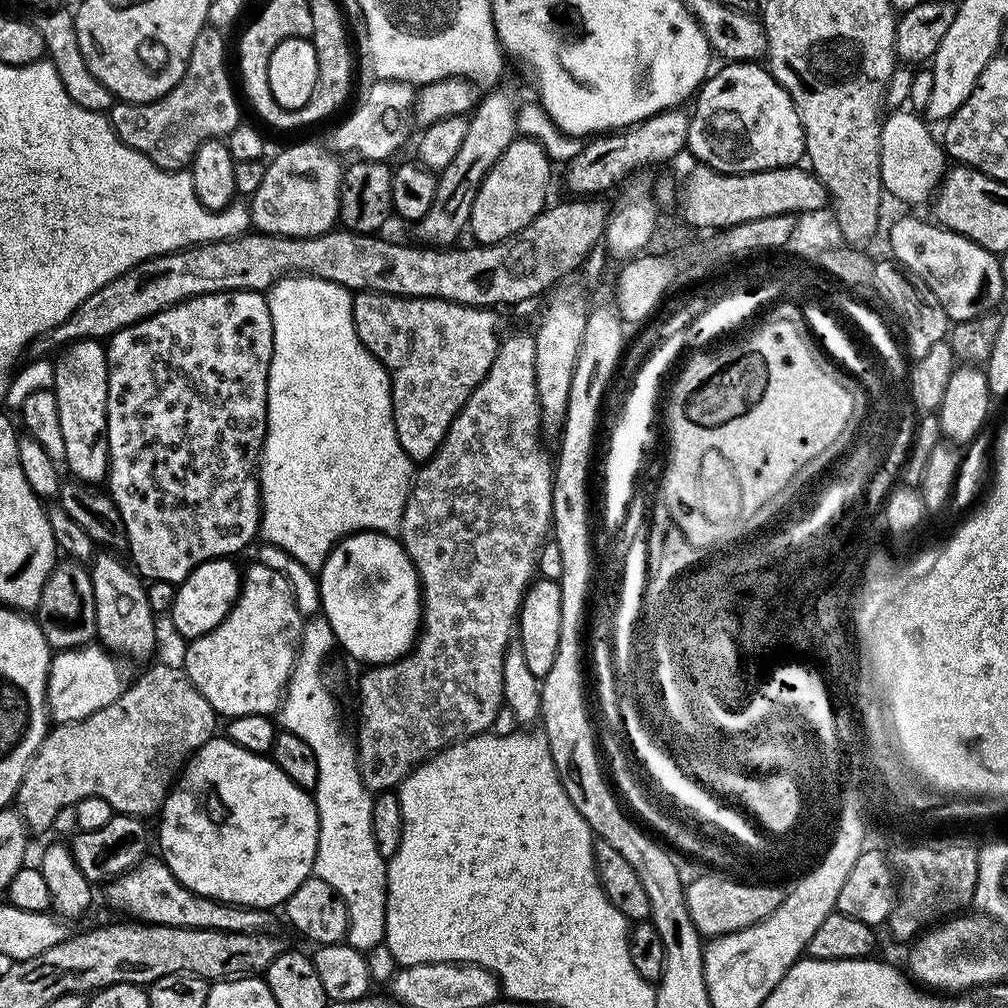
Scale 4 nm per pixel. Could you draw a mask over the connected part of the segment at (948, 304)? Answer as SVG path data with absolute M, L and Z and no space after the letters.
M900 216L889 226L888 248L892 251L891 259L927 288L928 293L942 306L942 310L946 310L949 321L978 318L983 312L993 311L997 307L996 303L1003 298L1006 288L1000 256L988 248L983 248L978 242L929 220L919 220L916 216Z

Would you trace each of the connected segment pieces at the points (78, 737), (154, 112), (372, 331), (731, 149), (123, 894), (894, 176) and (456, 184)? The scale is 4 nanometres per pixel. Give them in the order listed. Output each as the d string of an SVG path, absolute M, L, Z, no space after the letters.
M156 664L148 668L136 681L125 687L123 694L106 710L97 710L90 718L78 722L66 722L49 727L44 741L26 766L26 774L16 791L15 811L20 813L33 833L48 832L58 810L82 802L82 798L106 798L113 813L122 816L155 817L164 807L164 799L172 791L188 759L207 740L217 735L218 714L202 698L202 694L190 682L183 667L172 664Z
M206 26L200 31L198 38L194 38L194 50L188 59L186 74L162 98L152 100L149 104L113 103L110 121L123 144L150 158L154 166L164 168L168 172L178 172L191 165L198 146L202 146L208 140L227 138L235 130L242 122L242 116L240 104L232 93L232 80L228 77L228 68L224 65L224 35L221 29L211 26Z
M356 292L353 295L352 317L354 318L354 330L358 330L358 338L362 342L362 346L366 346L366 350L370 350L370 354L374 354L374 358L378 358L380 365L388 372L388 381L392 387L392 417L398 434L398 442L413 462L428 460L438 450L438 446L442 446L450 422L454 422L454 418L462 410L462 406L466 406L472 391L480 385L482 378L486 378L490 366L494 366L494 358L498 354L501 342L501 337L496 336L496 331L500 328L499 322L496 321L496 314L490 308L471 308L465 304L455 304L449 300L431 300L421 296L391 296L385 292Z
M728 62L720 67L695 93L687 151L703 167L729 174L799 165L806 156L804 127L790 94L763 63Z
M146 858L138 866L134 866L129 872L123 872L120 876L114 876L107 881L108 900L120 912L129 912L129 917L145 924L161 924L162 926L174 926L175 928L189 928L190 930L222 930L223 932L266 932L275 929L276 920L267 908L244 908L241 904L224 904L220 900L211 900L178 882L166 866L163 859Z
M896 110L883 117L880 125L880 182L885 193L904 204L920 204L923 200L931 201L939 189L946 171L946 153L941 141L932 137L932 132L919 120L912 110Z
M500 90L489 91L492 93L489 96L487 93L480 103L472 109L468 116L468 129L466 130L466 139L462 142L462 147L458 149L458 154L452 159L450 166L446 166L438 173L438 194L434 194L434 206L430 206L426 218L415 221L414 228L416 228L417 236L415 239L425 245L452 246L459 241L456 239L460 235L465 235L470 222L470 210L474 210L474 198L478 198L478 190L482 186L486 174L490 174L494 162L498 162L498 158L502 158L502 150L506 150L506 146L510 146L510 142L517 139L516 121L518 112L512 109L512 96L508 92L496 91Z

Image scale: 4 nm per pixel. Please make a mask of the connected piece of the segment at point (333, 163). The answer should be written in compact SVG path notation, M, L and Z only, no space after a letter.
M292 144L267 161L266 174L250 198L250 224L255 231L269 236L321 236L337 227L344 168L336 161L337 153L325 148L320 144Z

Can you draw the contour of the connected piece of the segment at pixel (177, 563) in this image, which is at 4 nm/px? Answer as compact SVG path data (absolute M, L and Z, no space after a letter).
M211 292L210 294L202 294L201 296L192 296L189 300L184 300L180 304L170 306L166 310L162 310L158 314L154 314L137 324L118 330L107 341L106 351L108 353L108 397L106 398L108 475L106 477L106 491L118 506L118 514L122 514L122 522L126 526L126 538L128 539L126 552L127 555L132 555L132 560L130 559L131 567L145 581L161 580L162 582L170 582L179 586L194 569L202 566L202 562L235 557L235 552L242 551L252 539L254 541L257 539L260 530L260 477L258 469L260 467L260 451L268 433L268 375L270 374L270 362L274 354L274 322L270 318L270 306L268 305L267 295L262 292Z

